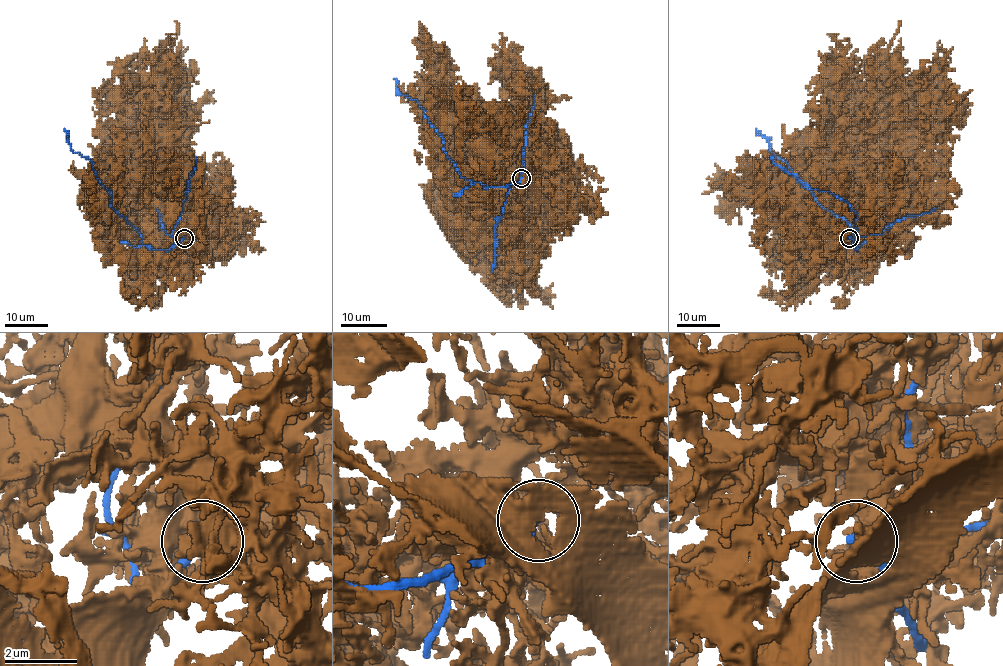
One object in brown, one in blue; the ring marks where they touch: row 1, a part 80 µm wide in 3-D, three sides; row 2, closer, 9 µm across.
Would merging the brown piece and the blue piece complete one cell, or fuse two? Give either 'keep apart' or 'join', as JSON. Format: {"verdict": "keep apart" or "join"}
{"verdict": "keep apart"}

